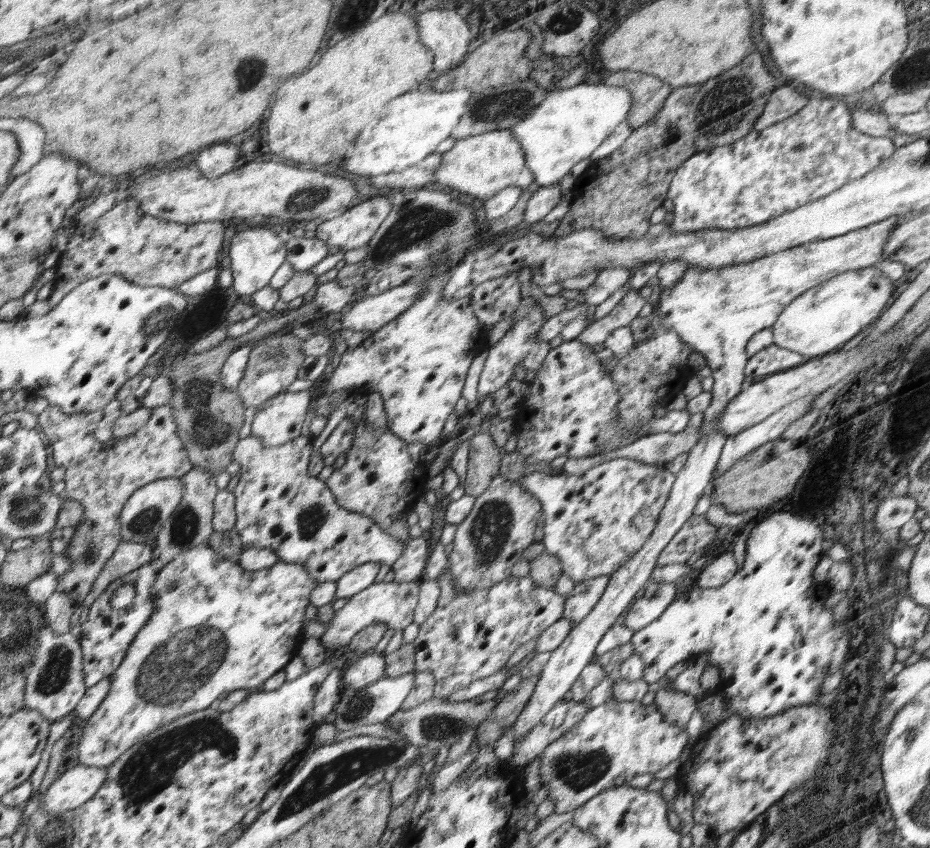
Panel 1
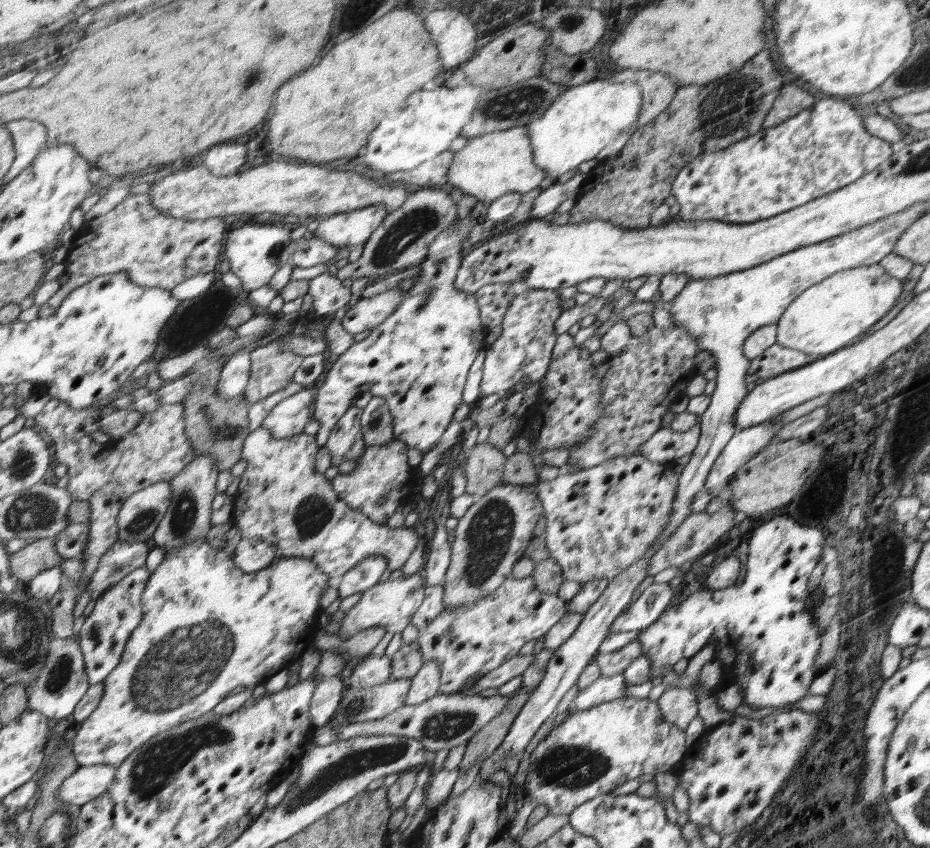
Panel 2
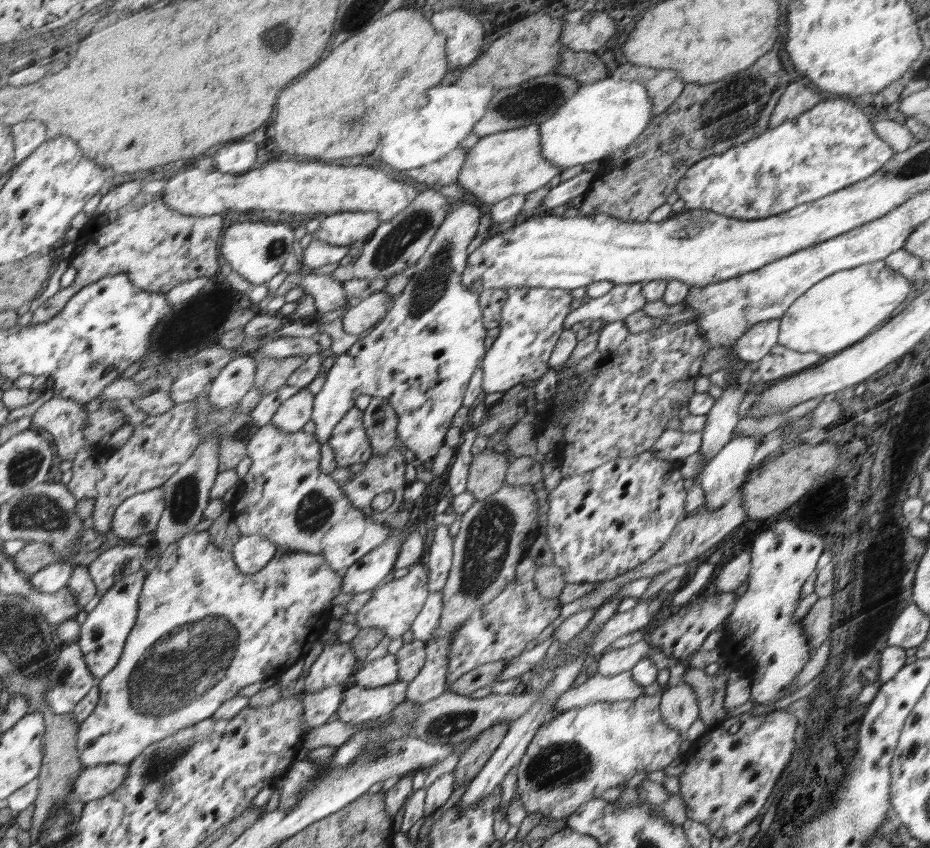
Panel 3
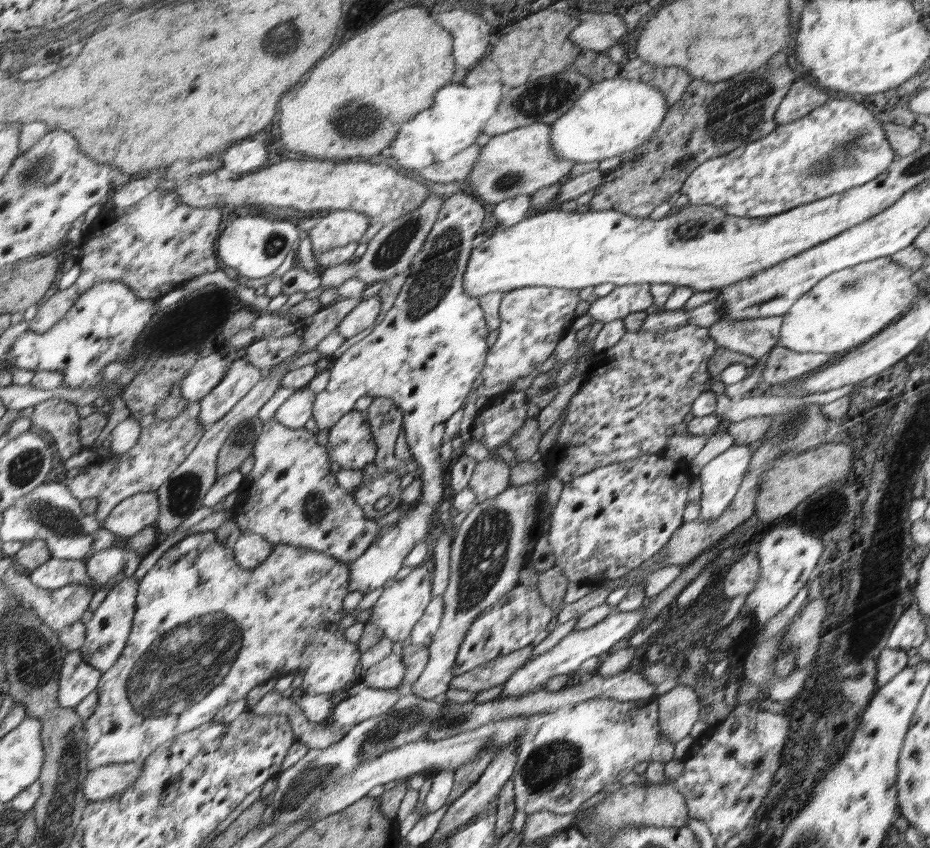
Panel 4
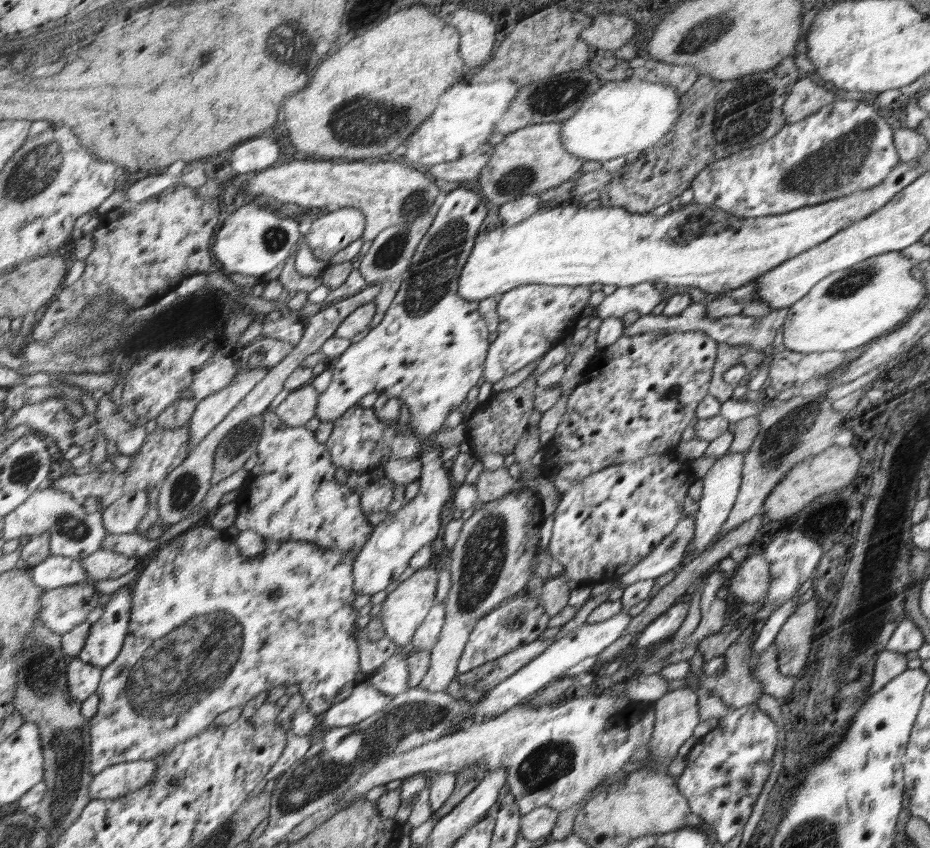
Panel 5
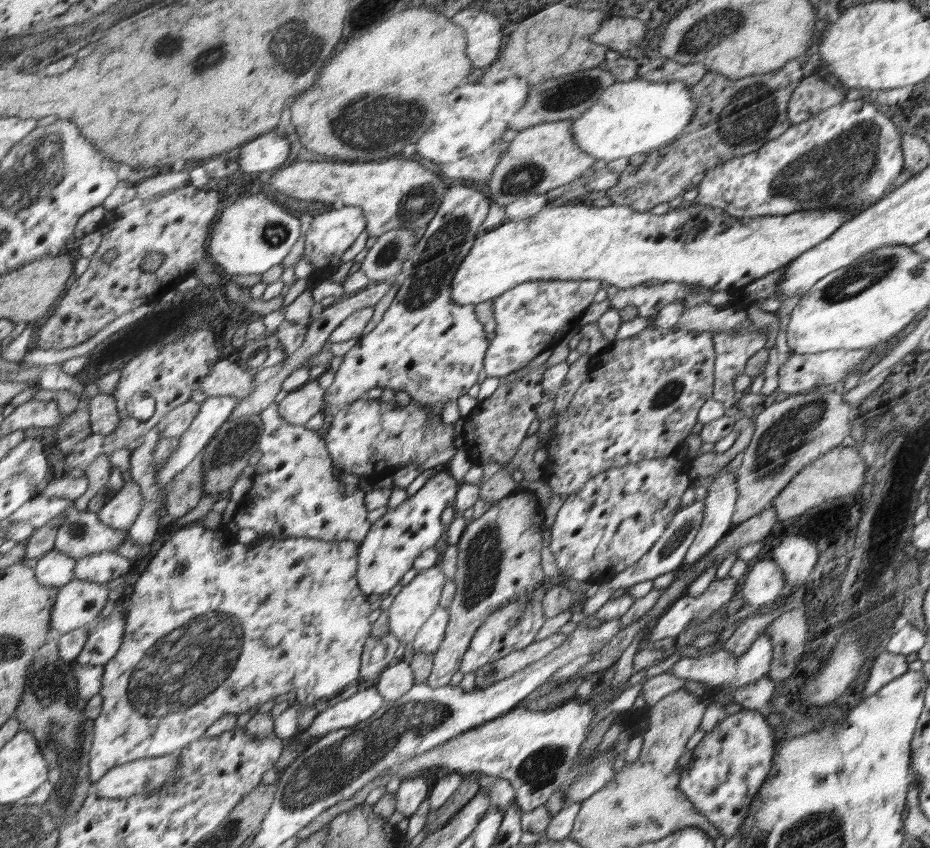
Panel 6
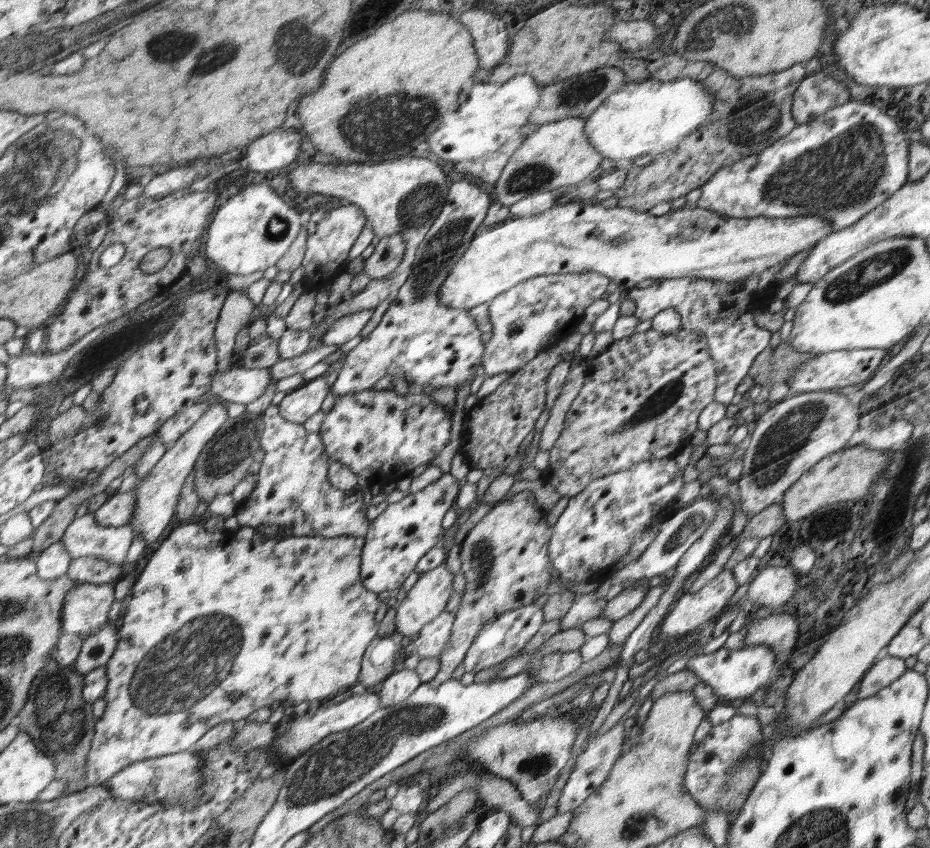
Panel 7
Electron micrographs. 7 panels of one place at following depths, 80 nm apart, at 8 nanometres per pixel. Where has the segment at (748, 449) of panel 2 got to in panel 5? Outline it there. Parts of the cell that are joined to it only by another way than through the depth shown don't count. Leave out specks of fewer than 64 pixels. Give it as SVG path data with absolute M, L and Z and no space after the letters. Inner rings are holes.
M740 452L726 453L715 459L710 470L703 476L703 493L698 501L699 508L695 518L694 556L699 555L717 540L717 532L726 522L725 518L730 514L735 503L742 480L743 462L744 454Z

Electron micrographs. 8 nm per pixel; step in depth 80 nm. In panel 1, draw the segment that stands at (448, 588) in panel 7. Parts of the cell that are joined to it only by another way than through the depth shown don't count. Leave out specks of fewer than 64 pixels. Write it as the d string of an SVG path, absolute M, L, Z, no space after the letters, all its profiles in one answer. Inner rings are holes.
M420 577L419 580L406 583L394 581L372 583L357 595L350 597L346 604L334 613L319 641L322 641L326 650L344 649L358 632L365 631L366 627L374 623L386 623L390 629L404 631L404 628L413 622L414 611L420 602L421 583Z

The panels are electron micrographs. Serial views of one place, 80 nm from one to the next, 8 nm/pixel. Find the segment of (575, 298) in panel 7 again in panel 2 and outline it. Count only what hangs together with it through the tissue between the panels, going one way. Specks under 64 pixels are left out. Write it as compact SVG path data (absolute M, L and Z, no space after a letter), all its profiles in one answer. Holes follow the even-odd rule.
M518 289L516 298L510 303L501 322L502 333L486 350L479 388L480 399L494 393L502 395L517 382L521 382L524 376L529 376L533 383L544 378L556 342L554 323L564 312L560 306L563 301L555 289Z

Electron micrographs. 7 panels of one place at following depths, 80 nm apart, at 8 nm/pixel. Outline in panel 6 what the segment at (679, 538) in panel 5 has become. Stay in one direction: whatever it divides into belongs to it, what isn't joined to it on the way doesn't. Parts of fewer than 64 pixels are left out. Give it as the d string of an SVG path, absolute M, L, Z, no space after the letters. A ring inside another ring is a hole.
M694 501L692 505L687 506L677 512L672 518L672 522L666 527L666 530L662 533L662 536L654 543L654 546L632 566L626 568L622 572L619 572L610 580L610 582L601 583L600 589L592 597L586 598L583 604L582 614L585 620L591 618L591 614L596 612L603 604L606 604L610 600L610 595L620 588L627 589L628 587L634 586L639 582L644 582L645 580L654 580L657 576L661 574L666 574L666 572L672 572L678 566L682 566L684 557L686 556L688 548L695 539L696 533L700 528L703 510L705 504L703 501Z

